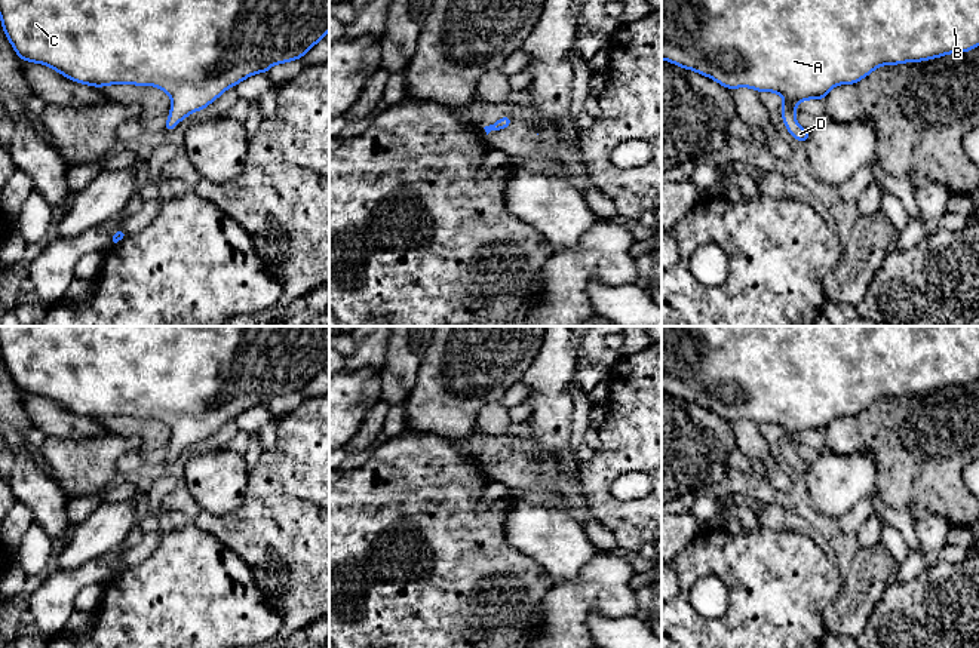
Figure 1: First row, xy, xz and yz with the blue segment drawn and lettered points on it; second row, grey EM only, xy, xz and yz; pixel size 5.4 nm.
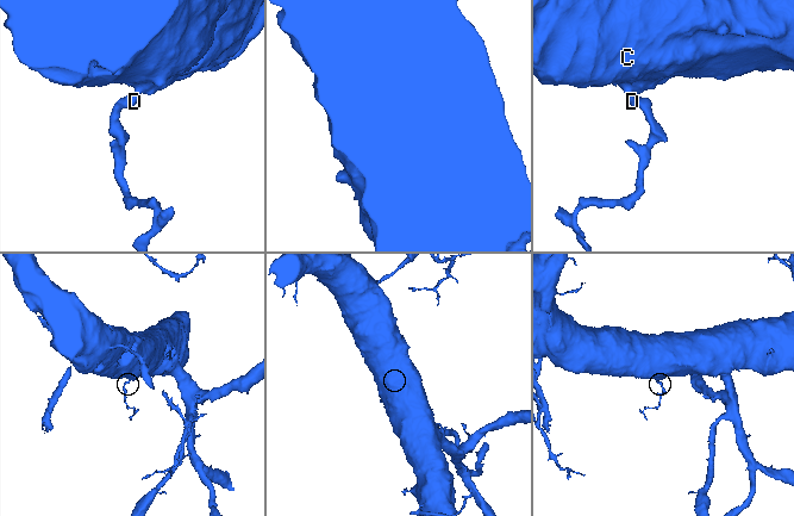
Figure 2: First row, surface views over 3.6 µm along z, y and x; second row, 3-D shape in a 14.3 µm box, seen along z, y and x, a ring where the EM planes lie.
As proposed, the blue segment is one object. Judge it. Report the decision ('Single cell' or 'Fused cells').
Single cell

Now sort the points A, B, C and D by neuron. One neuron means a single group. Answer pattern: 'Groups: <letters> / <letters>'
Groups: A B C D

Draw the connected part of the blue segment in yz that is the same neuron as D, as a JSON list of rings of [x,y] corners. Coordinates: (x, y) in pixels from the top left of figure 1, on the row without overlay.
[[[662,326],[662,391],[685,402],[713,411],[727,421],[751,420],[756,424],[774,424],[783,430],[780,448],[788,464],[807,475],[810,463],[795,452],[801,433],[825,432],[838,417],[854,417],[881,397],[921,394],[948,386],[963,386],[979,378],[979,326]]]

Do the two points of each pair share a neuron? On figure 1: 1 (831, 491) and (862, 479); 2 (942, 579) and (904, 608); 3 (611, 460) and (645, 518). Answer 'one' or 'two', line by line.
1: one
2: one
3: one

